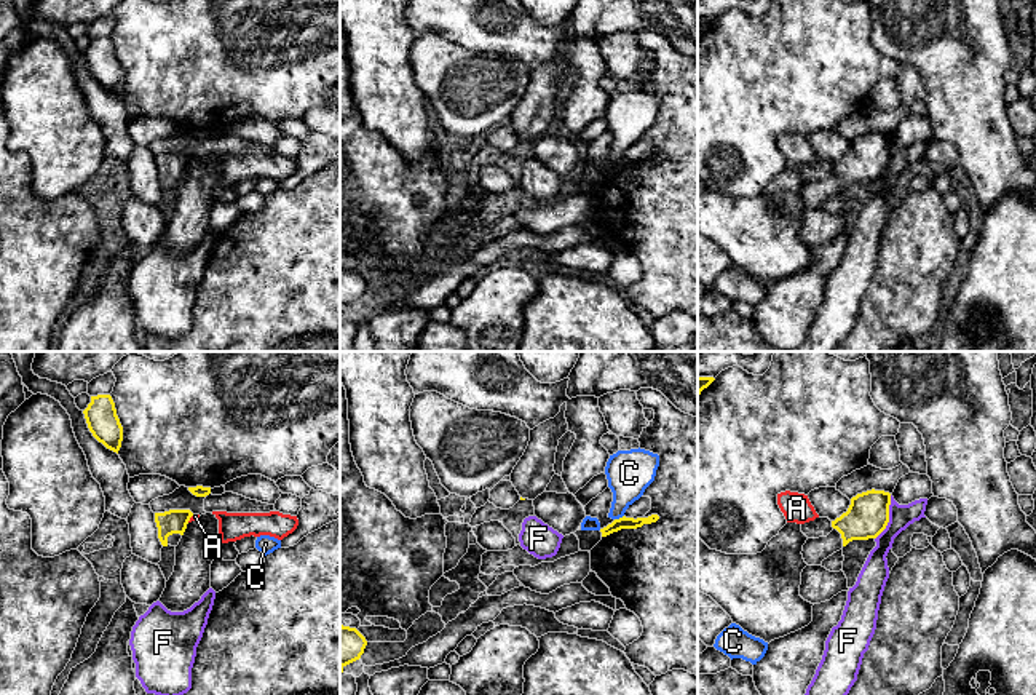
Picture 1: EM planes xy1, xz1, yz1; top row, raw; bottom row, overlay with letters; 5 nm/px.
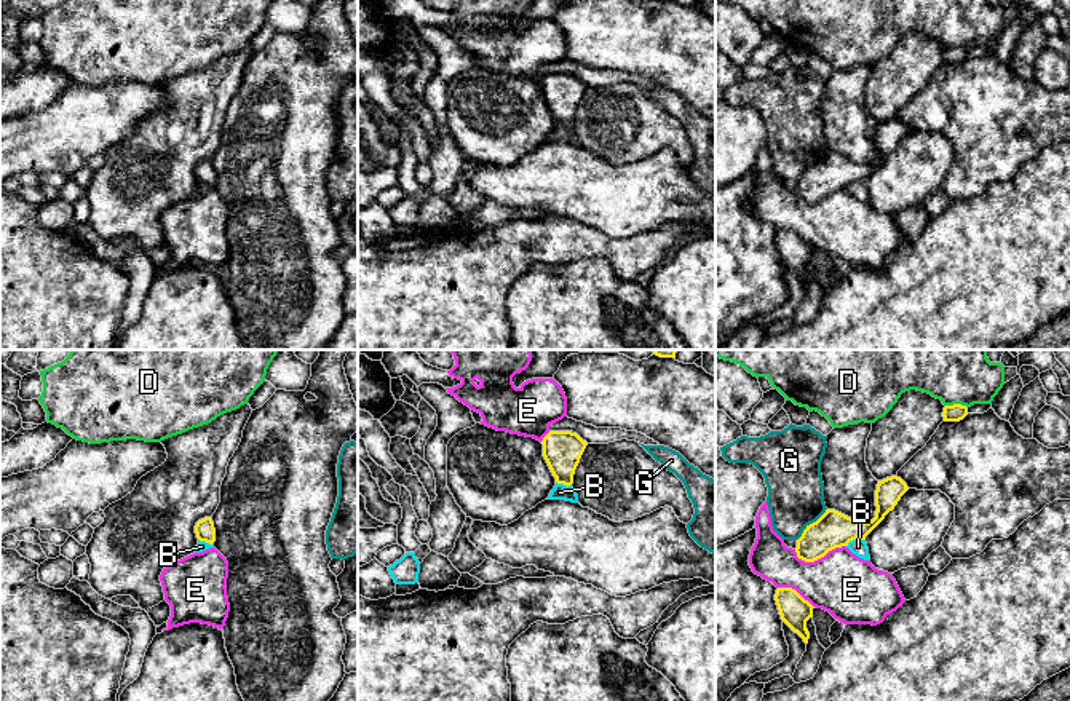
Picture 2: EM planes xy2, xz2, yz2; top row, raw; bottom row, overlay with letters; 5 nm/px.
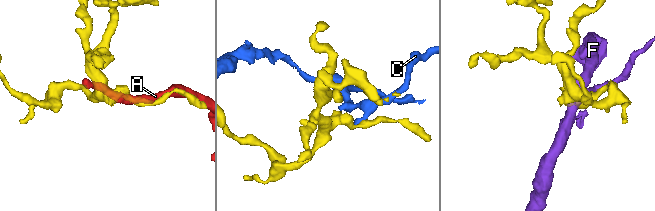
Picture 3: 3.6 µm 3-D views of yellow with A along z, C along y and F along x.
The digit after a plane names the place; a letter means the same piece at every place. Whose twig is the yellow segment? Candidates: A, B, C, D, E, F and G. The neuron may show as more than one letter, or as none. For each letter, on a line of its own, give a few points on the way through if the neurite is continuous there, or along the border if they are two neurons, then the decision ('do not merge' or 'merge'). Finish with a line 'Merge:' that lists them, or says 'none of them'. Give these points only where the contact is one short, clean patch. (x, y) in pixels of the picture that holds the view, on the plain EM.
A: do not merge
B: along yz2 (864, 181), (855, 181), (847, 189) | do not merge
C: along xz1 (623, 157), (615, 162) | do not merge
D: along yz2 (946, 47), (963, 47), (966, 50) | do not merge
E: do not merge
F: do not merge
G: along yz2 (826, 150), (797, 182) | do not merge
Merge: none of them

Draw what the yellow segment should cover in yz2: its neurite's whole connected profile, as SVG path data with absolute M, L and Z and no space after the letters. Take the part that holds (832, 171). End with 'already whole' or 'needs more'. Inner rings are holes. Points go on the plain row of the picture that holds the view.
M898 118L878 123L875 133L877 153L869 164L858 164L835 152L826 152L816 164L806 168L797 182L797 200L805 204L814 204L835 190L848 188L856 180L866 182L885 158L894 152L907 133L907 126Z; already whole

